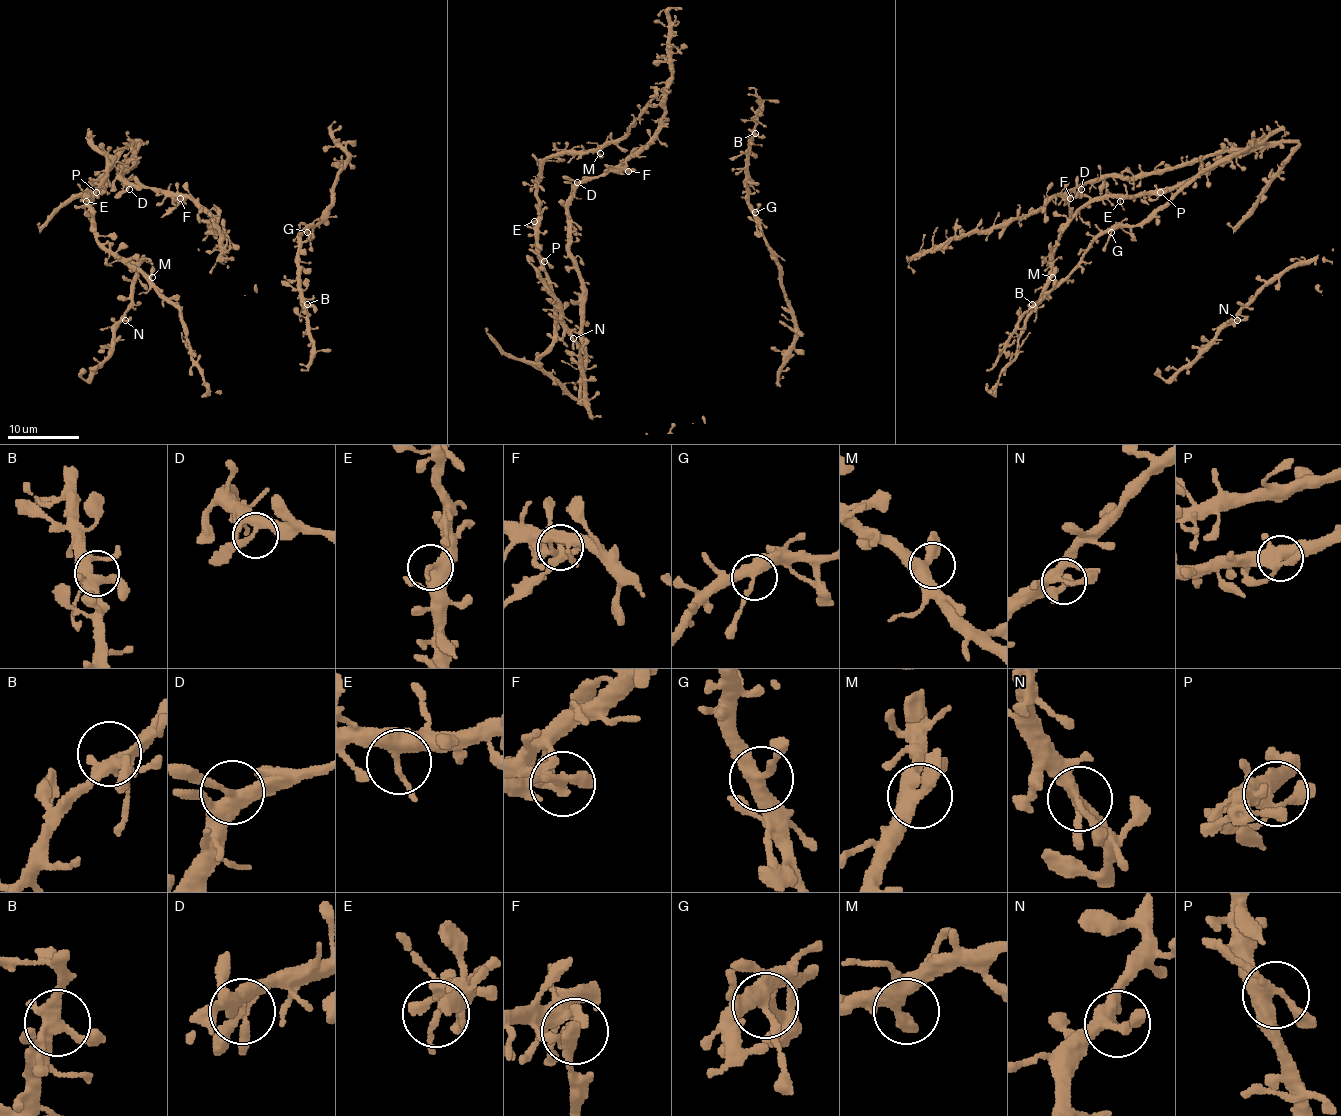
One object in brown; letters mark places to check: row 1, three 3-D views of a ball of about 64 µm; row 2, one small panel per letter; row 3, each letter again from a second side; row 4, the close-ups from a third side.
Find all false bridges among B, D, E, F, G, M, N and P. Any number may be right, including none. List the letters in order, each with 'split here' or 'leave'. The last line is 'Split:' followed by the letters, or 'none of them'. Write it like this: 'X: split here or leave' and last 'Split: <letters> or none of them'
B: leave
D: leave
E: leave
F: split here
G: leave
M: leave
N: leave
P: leave
Split: F

